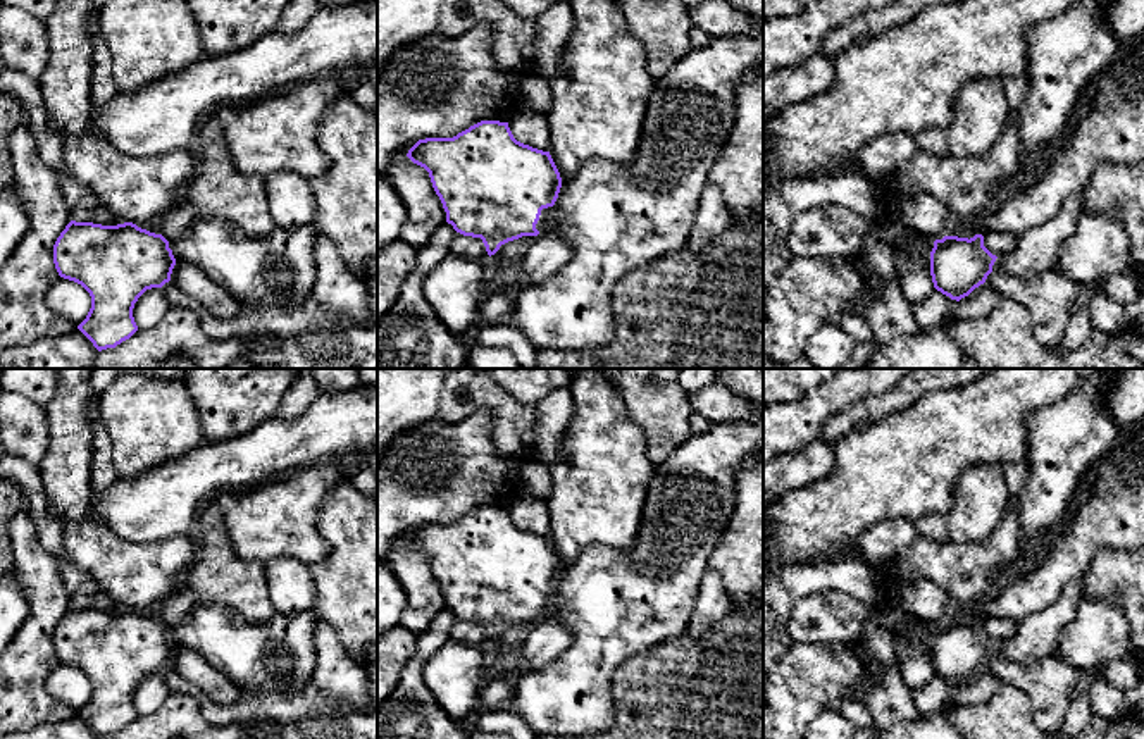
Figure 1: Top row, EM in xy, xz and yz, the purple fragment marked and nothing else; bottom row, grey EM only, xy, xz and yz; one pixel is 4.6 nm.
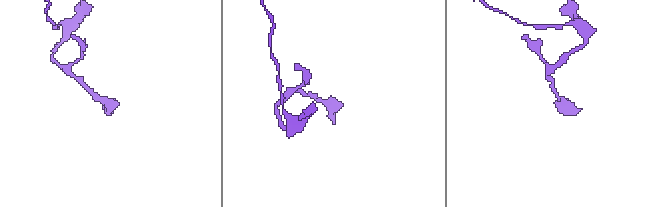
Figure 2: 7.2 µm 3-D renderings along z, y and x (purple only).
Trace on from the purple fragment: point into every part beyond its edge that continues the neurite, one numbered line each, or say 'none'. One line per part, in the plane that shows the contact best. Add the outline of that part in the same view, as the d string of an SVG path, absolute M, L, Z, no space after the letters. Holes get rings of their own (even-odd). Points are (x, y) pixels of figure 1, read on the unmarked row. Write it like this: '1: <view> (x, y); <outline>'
1: xz (615, 603); M763 400L756 401L753 422L712 424L656 465L634 546L625 553L603 544L586 548L560 574L555 591L541 596L539 620L558 618L574 641L548 667L515 677L508 710L539 736L588 736L613 729L613 670L634 653L686 632L706 563L736 506L736 472L756 458L763 458Z

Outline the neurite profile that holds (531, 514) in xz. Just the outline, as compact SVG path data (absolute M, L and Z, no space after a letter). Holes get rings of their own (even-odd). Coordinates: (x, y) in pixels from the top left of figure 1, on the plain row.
M522 494L508 506L508 513L517 527L543 537L550 536L550 510L546 498Z

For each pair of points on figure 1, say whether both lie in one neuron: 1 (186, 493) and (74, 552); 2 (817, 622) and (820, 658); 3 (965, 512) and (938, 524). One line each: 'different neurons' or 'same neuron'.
1: different neurons
2: different neurons
3: different neurons

